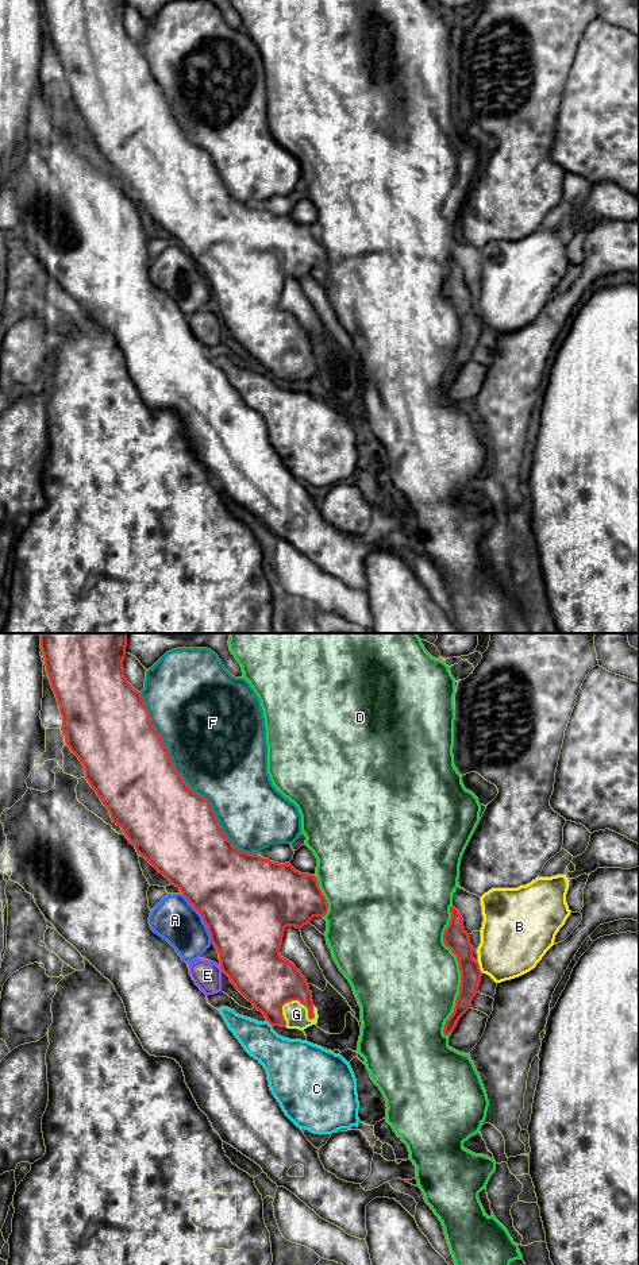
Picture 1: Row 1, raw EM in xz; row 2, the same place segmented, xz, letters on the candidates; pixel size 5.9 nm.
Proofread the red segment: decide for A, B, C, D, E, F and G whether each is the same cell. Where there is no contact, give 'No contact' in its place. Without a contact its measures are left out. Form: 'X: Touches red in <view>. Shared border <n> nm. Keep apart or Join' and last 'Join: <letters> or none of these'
A: Touches red in xz. Shared border 340 nm. Keep apart
B: Touches red in xz. Shared border 70 nm. Keep apart
C: Touches red in xz. Shared border 50 nm. Keep apart
D: Touches red in xz. Shared border 800 nm. Keep apart
E: Touches red in xz. Shared border 50 nm. Keep apart
F: Touches red in xz. Shared border 1200 nm. Keep apart
G: Touches red in xz. Shared border 220 nm. Join
Join: G

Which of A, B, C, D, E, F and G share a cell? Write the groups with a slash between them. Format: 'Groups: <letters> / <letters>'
Groups: A / B / C / D / E / F / G

